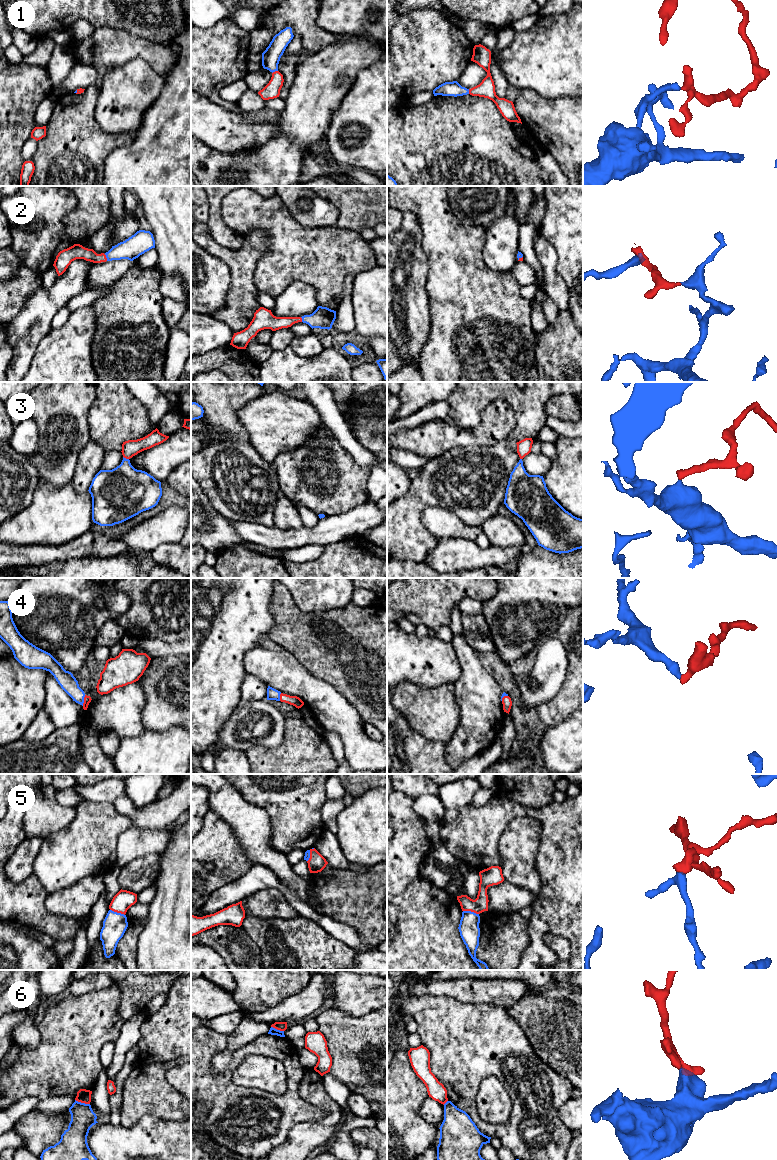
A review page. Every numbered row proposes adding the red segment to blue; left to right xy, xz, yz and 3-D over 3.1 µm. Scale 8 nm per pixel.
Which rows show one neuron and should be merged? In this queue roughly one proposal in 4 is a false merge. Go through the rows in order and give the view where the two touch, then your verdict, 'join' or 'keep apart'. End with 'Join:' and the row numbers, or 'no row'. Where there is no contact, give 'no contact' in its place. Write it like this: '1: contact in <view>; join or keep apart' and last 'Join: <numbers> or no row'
1: contact in xz; join
2: contact in xy; join
3: contact in xy; join
4: contact in xy; join
5: contact in yz; keep apart
6: contact in xy; keep apart
Join: 1, 2, 3, 4

